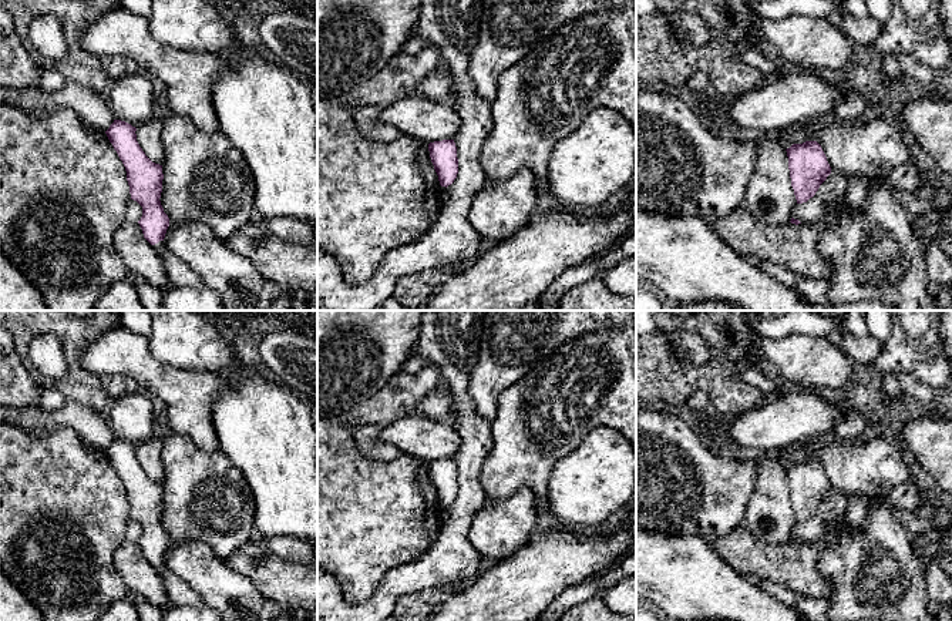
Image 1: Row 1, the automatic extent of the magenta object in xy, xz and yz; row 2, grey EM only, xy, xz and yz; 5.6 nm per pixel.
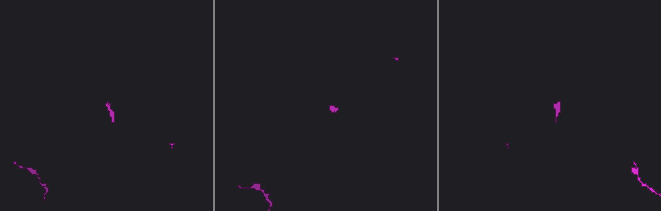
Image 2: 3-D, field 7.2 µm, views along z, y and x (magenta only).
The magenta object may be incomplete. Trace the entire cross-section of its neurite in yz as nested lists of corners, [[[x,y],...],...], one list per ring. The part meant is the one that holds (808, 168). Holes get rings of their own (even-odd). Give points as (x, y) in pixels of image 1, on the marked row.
[[[817,141],[793,144],[786,151],[797,204],[807,202],[831,174],[831,167]]]

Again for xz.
[[[454,140],[430,142],[428,151],[440,185],[447,188],[454,182],[458,174],[458,158]]]

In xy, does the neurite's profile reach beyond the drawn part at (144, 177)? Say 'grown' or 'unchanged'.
grown

